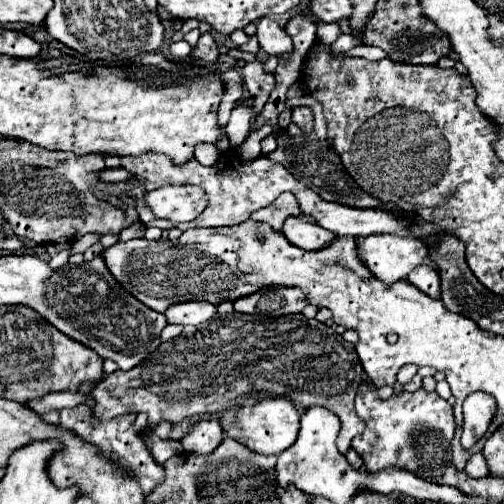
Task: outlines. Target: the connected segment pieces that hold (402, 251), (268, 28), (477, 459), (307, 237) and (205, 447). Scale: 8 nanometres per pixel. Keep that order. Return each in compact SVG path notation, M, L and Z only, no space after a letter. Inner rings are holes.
M373 234L357 238L357 256L371 274L385 284L407 278L413 268L423 264L427 254L427 244L413 236Z
M269 16L261 18L257 22L257 38L259 38L259 46L267 56L277 56L277 58L289 58L291 56L291 36Z
M477 452L477 454L473 454L473 456L469 458L469 462L467 462L467 466L465 466L465 472L467 472L469 476L473 476L473 478L483 478L483 476L489 474L489 468L487 468L487 464L485 464L483 452Z
M303 216L287 218L283 226L283 234L291 244L297 244L297 248L311 250L311 252L317 248L327 248L327 244L337 240L333 232L319 228L315 222L309 222Z
M199 420L191 430L181 438L185 452L209 454L213 452L223 440L223 430L217 420Z

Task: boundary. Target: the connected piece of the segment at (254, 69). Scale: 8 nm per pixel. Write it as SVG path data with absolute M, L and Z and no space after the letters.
M257 60L249 62L249 66L243 66L241 74L243 74L247 90L253 92L253 98L255 98L253 108L257 112L261 112L265 102L267 102L267 98L269 98L269 94L271 94L271 90L275 88L275 76L273 74L265 74L263 72L263 64L257 62Z

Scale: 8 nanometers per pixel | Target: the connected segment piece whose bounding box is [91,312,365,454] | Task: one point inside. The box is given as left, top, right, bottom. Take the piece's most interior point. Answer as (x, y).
(290, 356)

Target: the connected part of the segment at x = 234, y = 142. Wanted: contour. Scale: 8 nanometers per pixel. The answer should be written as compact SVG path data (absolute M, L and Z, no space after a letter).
M243 100L231 112L231 120L229 120L225 130L227 130L229 142L233 148L241 146L251 132L251 102L253 100Z

